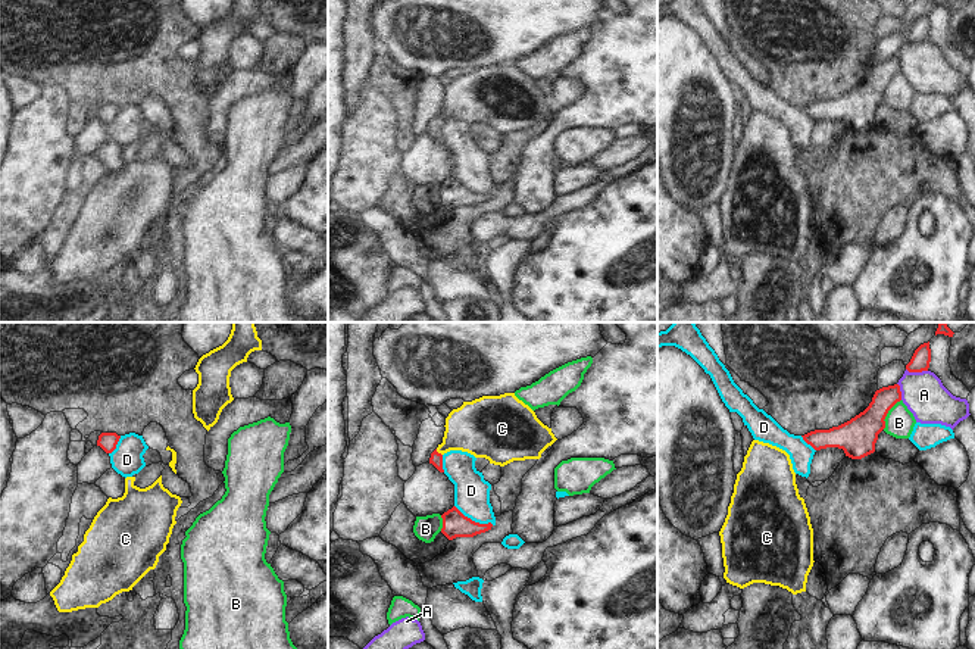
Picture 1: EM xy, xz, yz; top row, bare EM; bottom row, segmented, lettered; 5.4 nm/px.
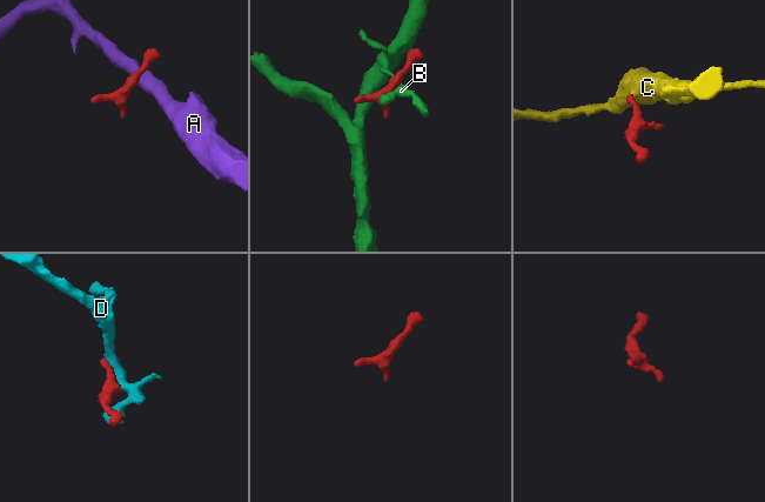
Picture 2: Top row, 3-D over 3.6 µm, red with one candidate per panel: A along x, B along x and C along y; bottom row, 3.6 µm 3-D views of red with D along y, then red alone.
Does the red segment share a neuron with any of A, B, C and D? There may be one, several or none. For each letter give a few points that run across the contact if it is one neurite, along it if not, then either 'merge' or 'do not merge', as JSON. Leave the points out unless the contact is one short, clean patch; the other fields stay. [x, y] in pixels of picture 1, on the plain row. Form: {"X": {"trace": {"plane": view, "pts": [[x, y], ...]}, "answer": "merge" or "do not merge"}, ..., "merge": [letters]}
{"A": {"trace": {"plane": "yz", "pts": [[906, 38], [909, 41], [927, 41]]}, "answer": "do not merge"}, "B": {"trace": {"plane": "yz", "pts": [[900, 69], [888, 81], [883, 99]]}, "answer": "do not merge"}, "C": {"trace": {"plane": "xz", "pts": [[436, 130], [437, 122], [465, 100], [475, 97]]}, "answer": "merge"}, "D": {"answer": "do not merge"}, "merge": ["C"]}

